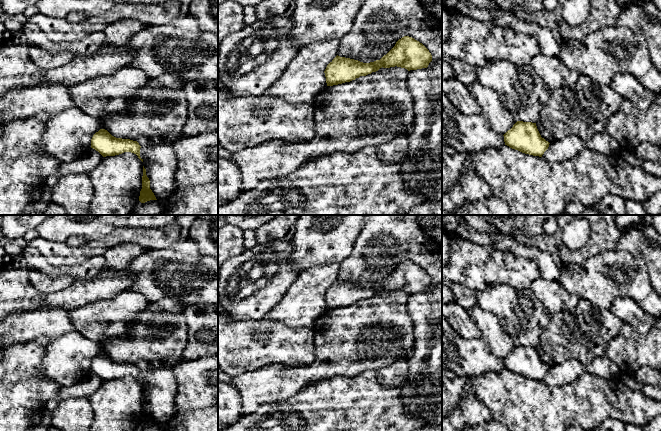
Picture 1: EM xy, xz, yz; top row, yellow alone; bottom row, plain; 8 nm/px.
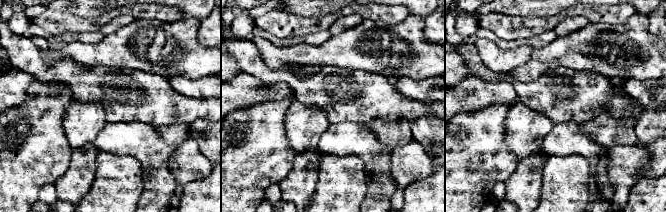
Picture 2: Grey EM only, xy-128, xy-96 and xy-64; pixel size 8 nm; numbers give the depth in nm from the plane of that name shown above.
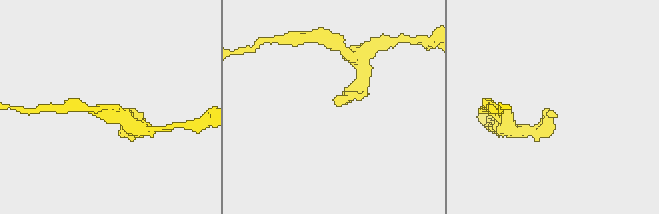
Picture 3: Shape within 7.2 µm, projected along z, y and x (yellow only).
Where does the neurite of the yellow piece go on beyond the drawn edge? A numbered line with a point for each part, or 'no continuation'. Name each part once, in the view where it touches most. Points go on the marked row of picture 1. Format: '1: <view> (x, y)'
no continuation

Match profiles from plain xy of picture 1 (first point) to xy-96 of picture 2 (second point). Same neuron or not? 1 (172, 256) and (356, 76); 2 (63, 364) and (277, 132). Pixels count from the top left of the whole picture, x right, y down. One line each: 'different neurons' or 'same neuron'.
1: different neurons
2: different neurons

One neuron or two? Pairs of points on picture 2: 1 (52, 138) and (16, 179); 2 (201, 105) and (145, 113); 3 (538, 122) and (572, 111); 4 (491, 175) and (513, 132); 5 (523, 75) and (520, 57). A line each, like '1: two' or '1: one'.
1: one
2: one
3: two
4: two
5: two

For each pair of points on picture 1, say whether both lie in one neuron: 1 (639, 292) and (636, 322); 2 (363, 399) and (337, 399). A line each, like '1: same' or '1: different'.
1: different
2: same

